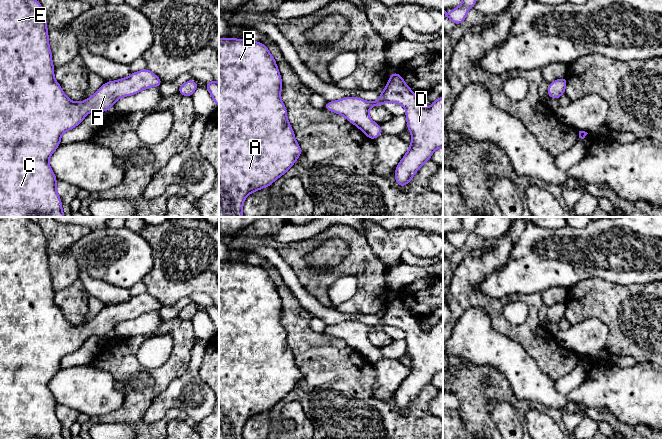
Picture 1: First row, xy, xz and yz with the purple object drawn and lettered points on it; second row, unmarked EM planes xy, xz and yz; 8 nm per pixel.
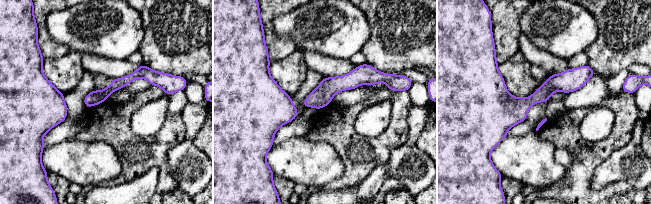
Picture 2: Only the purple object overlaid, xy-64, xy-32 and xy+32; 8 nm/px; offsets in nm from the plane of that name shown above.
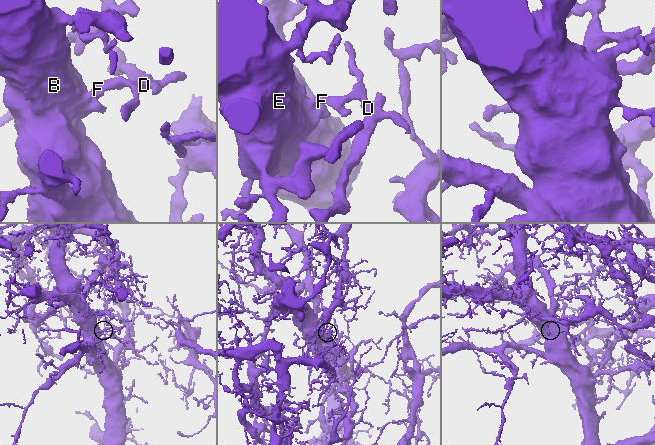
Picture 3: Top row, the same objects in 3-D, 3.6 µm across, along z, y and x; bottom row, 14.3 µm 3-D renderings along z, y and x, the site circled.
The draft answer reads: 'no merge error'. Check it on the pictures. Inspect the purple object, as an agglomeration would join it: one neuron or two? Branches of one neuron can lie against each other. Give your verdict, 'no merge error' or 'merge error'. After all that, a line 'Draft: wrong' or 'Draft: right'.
no merge error
Draft: right

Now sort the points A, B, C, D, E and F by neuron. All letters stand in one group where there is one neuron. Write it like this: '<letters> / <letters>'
A B C D E F

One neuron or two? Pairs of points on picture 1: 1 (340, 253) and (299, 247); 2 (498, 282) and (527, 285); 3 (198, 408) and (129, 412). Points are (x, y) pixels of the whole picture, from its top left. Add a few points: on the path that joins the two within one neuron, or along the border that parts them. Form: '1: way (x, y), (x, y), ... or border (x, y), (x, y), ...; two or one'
1: border (308, 251), (305, 255), (306, 266); two
2: way (505, 282), (520, 282); one
3: border (160, 392), (144, 415), (147, 424); two

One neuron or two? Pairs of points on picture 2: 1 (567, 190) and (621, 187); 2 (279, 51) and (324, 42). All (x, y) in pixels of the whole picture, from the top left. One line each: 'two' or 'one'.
1: one
2: two

